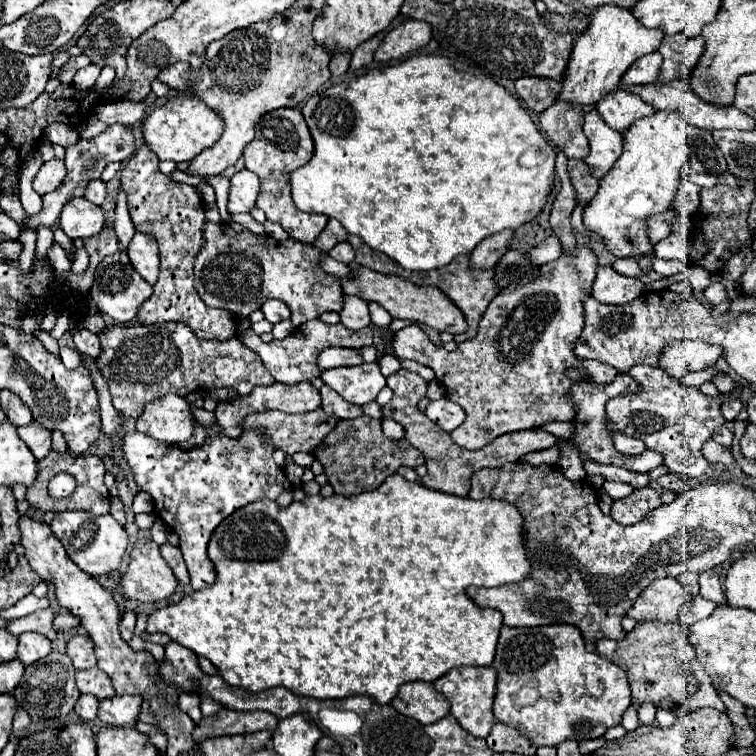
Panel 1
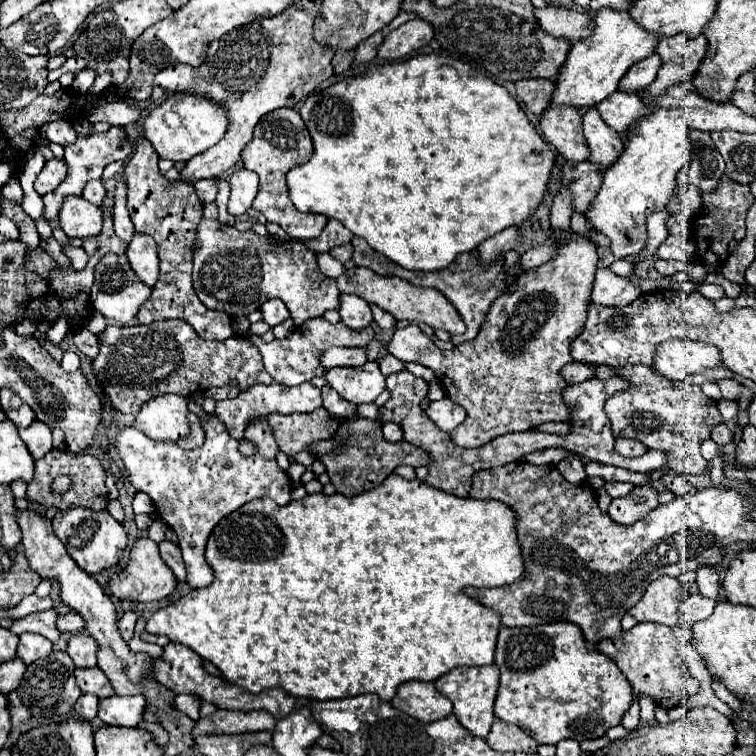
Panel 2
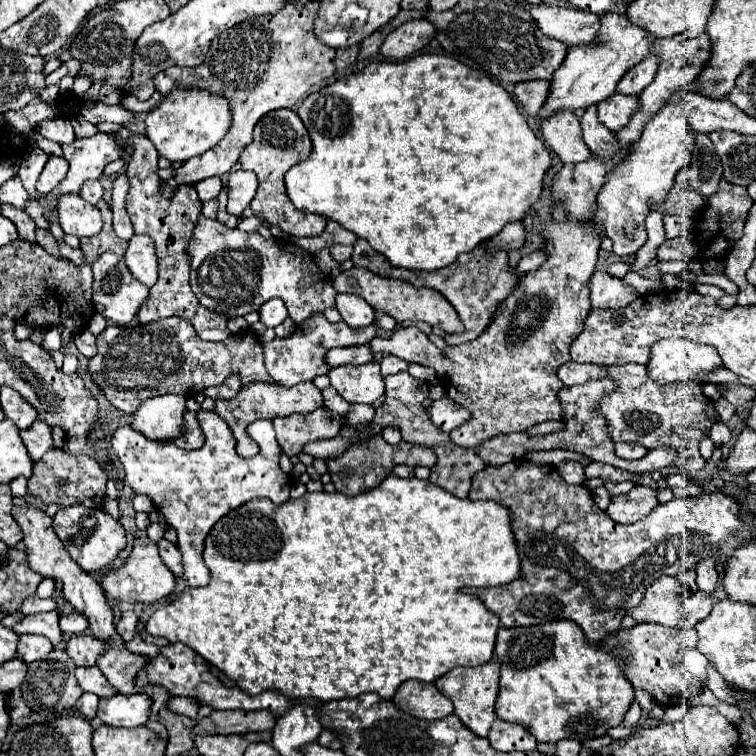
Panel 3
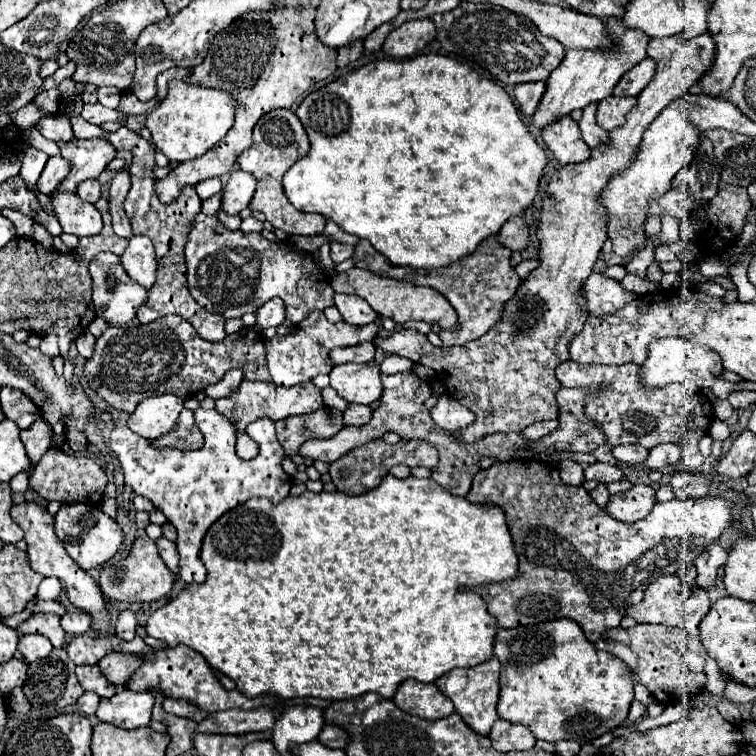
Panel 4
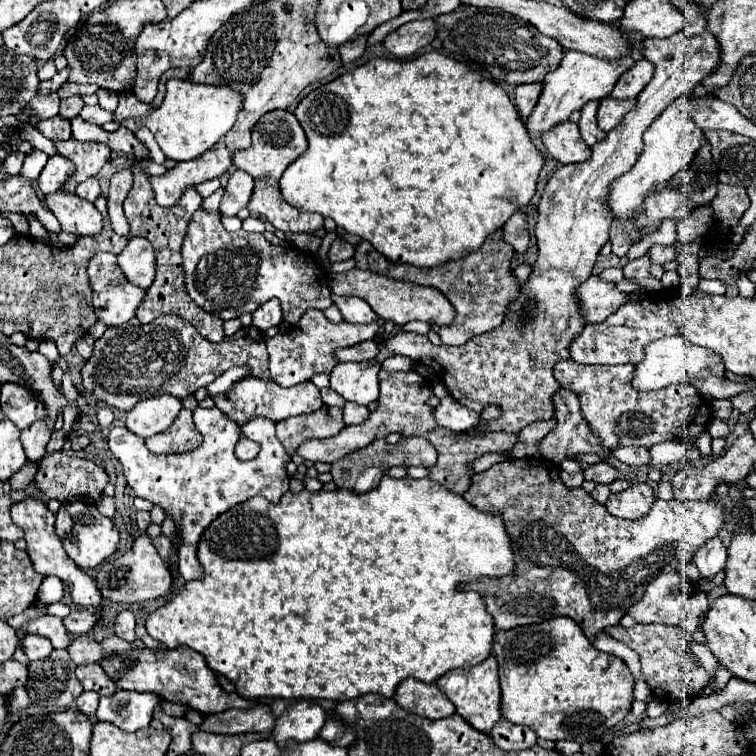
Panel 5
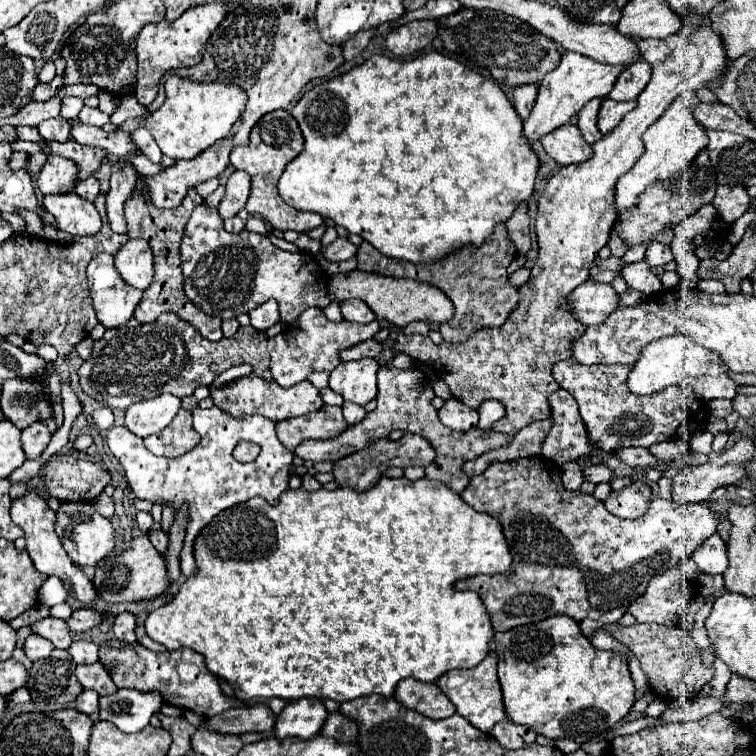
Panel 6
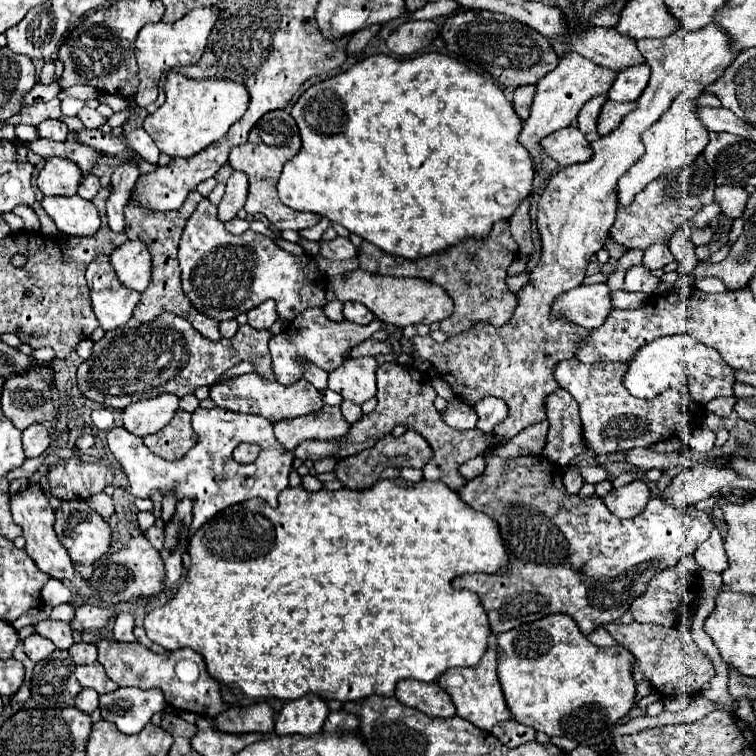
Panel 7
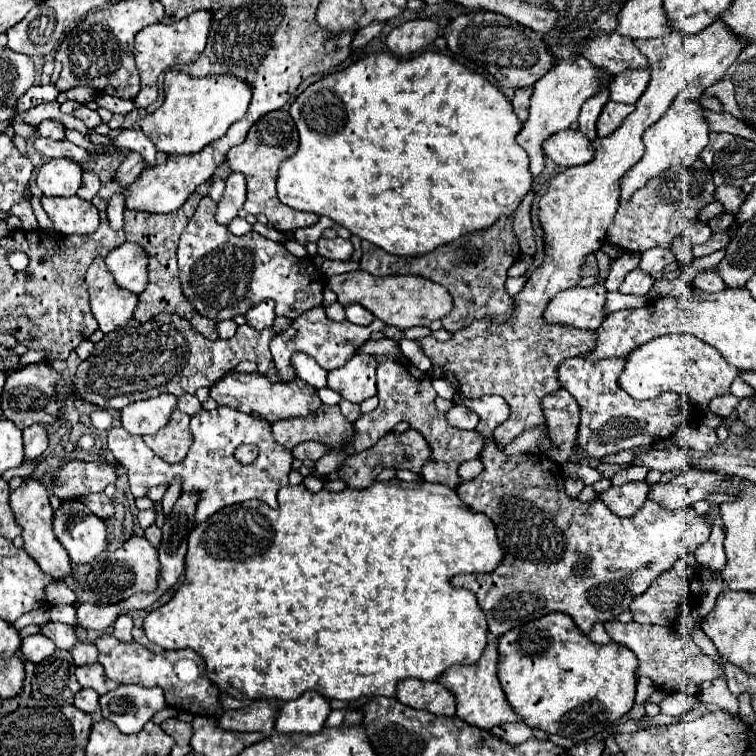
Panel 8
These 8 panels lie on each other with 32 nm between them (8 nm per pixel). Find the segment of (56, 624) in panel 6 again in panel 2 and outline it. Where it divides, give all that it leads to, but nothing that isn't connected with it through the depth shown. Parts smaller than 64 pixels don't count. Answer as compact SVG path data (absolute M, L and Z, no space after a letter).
M44 610L44 612L34 612L24 618L18 618L12 622L10 630L20 636L24 632L36 632L46 636L50 642L56 642L60 638L60 632L56 628L56 612L54 610Z

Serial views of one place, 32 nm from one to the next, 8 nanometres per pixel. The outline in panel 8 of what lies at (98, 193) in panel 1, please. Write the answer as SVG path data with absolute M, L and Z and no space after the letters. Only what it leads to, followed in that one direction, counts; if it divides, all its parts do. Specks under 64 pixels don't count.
M86 170L82 174L82 186L78 188L78 196L84 198L84 200L92 200L98 194L100 186L102 186L100 184L100 178L92 170Z

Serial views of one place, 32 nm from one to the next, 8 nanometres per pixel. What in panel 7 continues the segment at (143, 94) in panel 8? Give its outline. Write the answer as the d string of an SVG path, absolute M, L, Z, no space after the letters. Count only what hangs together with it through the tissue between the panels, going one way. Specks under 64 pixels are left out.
M210 6L210 8L194 8L184 18L180 18L172 24L156 22L156 24L148 24L142 28L142 32L136 38L136 62L138 62L140 86L134 96L134 100L140 108L146 108L148 104L152 104L156 100L158 82L164 72L178 68L178 66L192 66L200 60L200 56L206 48L208 36L218 20L220 20L220 8Z

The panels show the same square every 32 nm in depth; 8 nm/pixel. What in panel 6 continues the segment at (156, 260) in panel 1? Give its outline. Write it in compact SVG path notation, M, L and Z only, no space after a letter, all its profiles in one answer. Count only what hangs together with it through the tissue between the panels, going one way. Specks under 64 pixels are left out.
M128 240L118 254L114 254L114 264L120 276L138 290L146 290L154 278L154 254L146 240Z

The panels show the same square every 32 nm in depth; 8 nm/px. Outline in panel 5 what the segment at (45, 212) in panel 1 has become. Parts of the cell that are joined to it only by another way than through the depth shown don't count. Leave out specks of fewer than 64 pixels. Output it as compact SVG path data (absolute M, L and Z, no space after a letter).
M70 138L68 142L56 142L56 150L60 156L76 164L76 172L64 184L66 192L74 192L80 182L96 176L102 170L102 166L112 158L112 150L108 144L80 142L74 138Z

